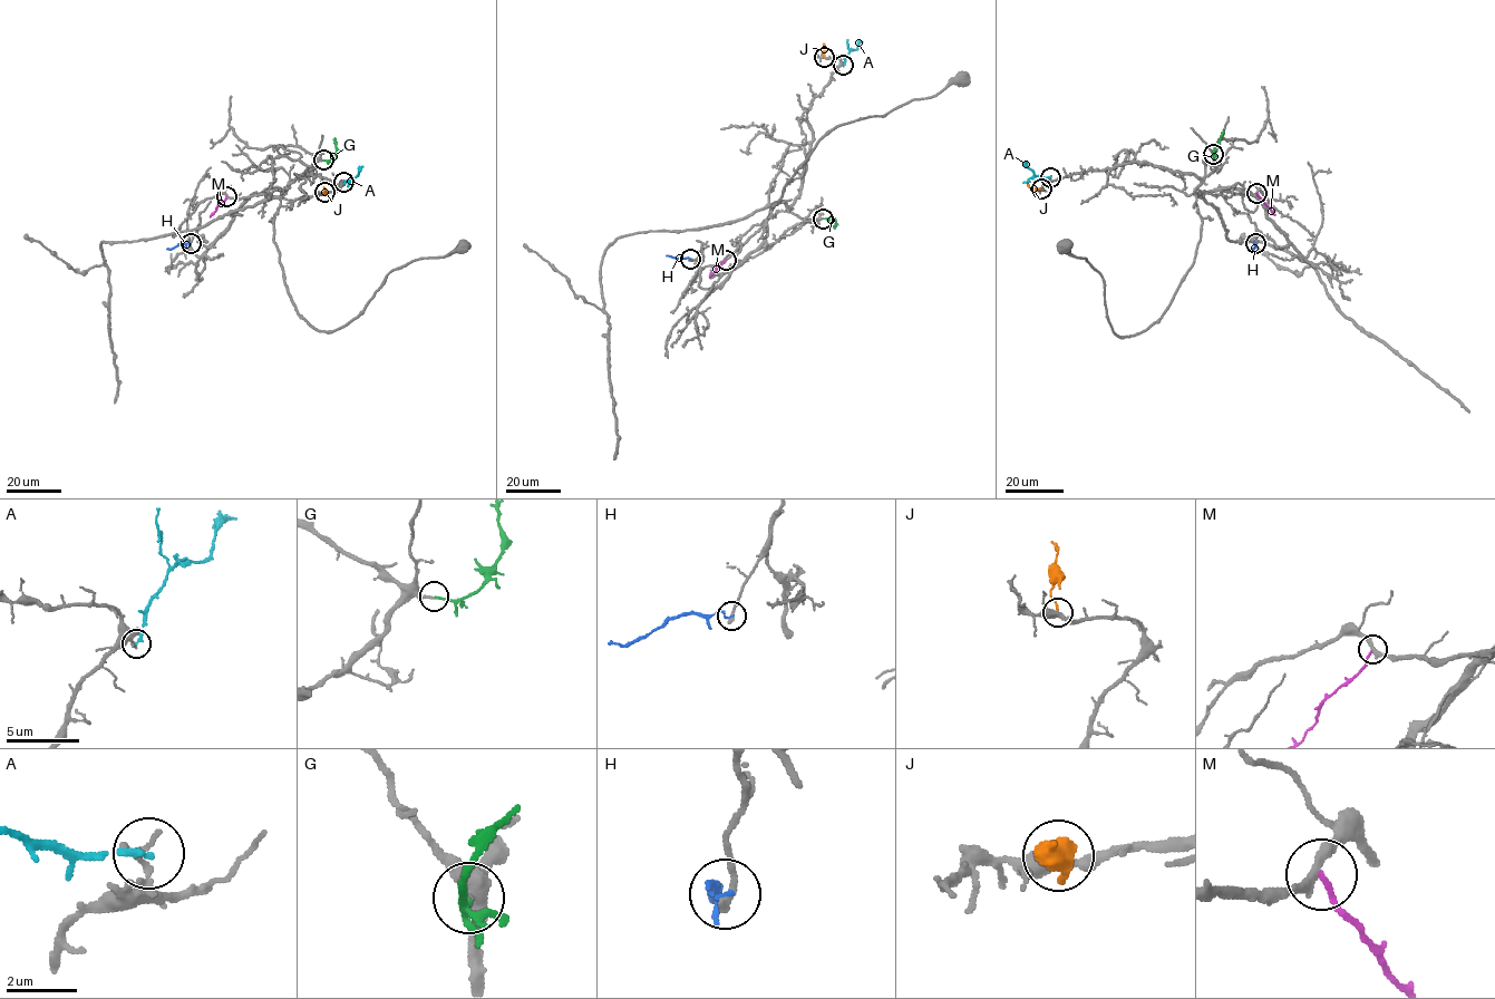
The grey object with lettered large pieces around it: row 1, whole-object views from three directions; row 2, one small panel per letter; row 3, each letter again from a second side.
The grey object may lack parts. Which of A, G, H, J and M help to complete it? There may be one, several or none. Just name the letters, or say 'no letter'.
G

